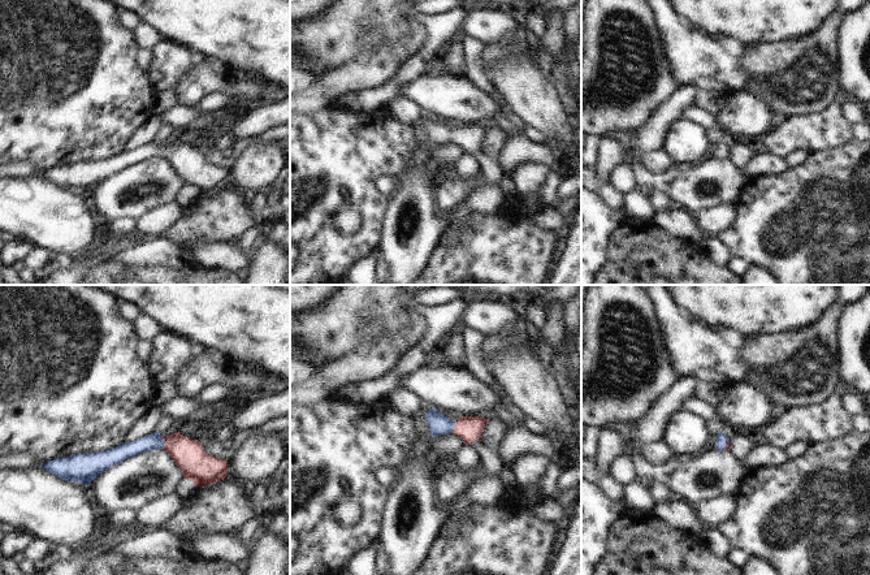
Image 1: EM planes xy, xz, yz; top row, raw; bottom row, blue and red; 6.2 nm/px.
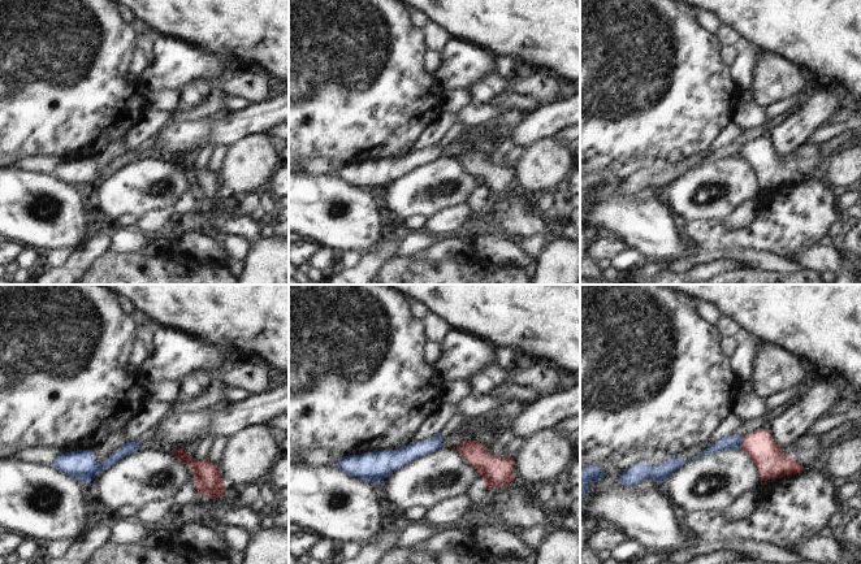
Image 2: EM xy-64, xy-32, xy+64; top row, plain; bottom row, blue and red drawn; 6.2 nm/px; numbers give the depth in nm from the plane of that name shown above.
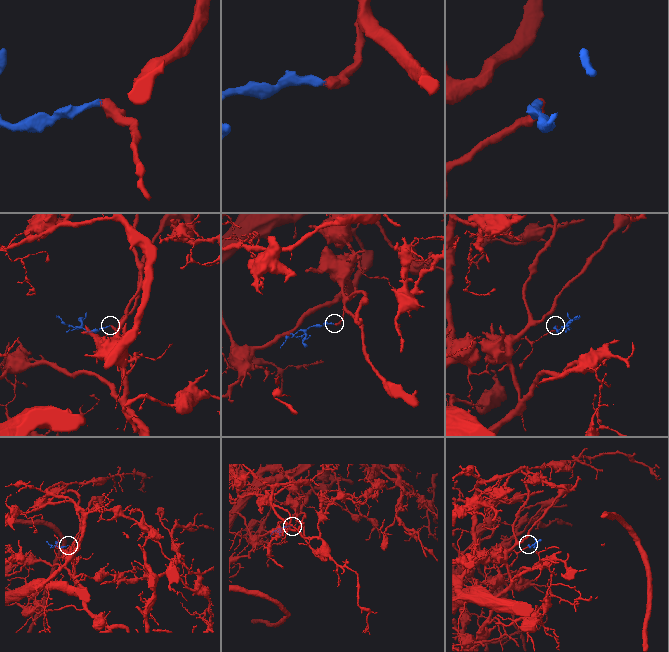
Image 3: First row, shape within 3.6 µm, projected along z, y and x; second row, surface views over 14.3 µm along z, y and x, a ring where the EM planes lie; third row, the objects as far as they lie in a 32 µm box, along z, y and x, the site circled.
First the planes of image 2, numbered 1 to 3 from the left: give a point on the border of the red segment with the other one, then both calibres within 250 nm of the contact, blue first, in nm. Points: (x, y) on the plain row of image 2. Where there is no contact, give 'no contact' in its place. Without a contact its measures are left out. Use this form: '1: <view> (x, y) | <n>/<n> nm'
1: no contact
2: no contact
3: xy+64 (740, 152) | 100/190 nm

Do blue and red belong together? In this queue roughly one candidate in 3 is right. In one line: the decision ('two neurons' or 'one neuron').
one neuron

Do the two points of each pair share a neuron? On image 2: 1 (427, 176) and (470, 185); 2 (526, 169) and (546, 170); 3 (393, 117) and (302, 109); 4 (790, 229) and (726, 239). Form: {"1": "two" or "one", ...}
{"1": "one", "2": "one", "3": "one", "4": "one"}

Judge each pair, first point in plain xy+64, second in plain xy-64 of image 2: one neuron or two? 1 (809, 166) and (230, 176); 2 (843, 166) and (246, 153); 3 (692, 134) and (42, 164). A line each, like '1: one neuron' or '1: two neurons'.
1: two neurons
2: one neuron
3: two neurons

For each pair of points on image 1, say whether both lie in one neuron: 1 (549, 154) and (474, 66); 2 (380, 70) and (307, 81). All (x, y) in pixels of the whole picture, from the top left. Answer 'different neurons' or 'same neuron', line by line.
1: same neuron
2: different neurons

